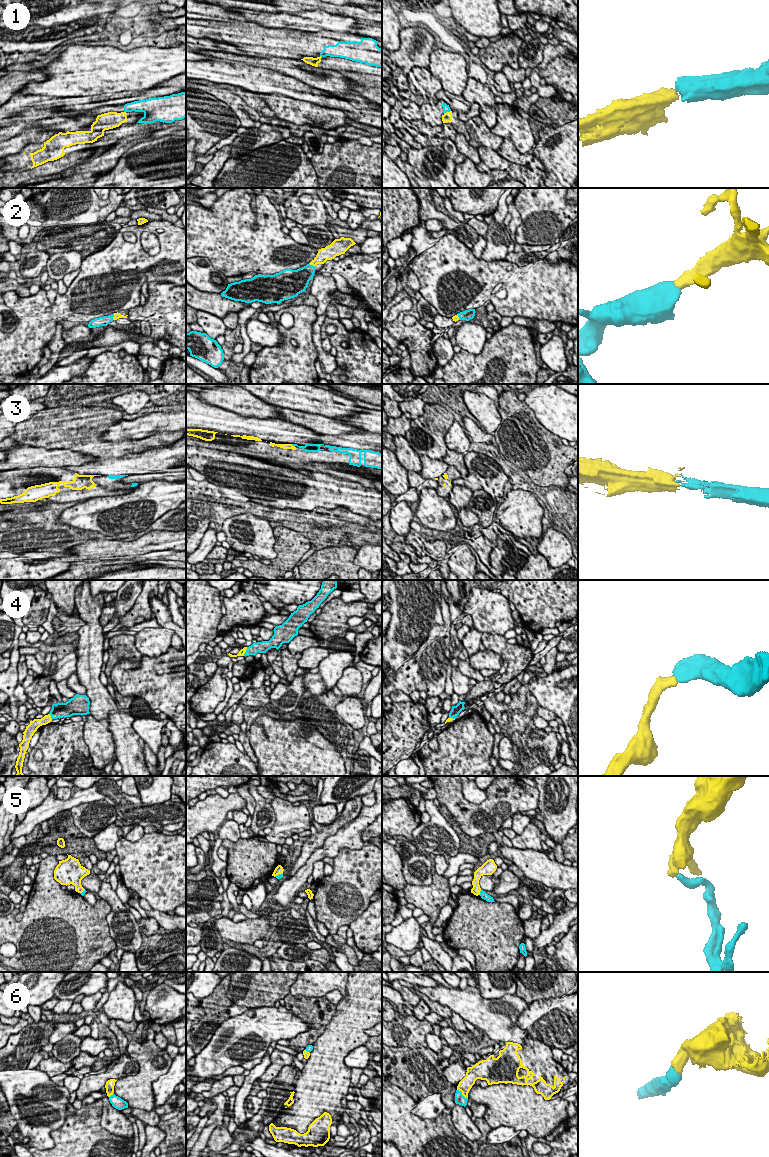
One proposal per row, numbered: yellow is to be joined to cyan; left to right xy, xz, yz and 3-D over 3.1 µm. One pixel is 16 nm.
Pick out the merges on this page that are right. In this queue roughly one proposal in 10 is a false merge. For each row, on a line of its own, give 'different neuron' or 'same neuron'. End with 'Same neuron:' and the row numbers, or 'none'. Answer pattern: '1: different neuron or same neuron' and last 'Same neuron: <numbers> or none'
1: different neuron
2: same neuron
3: same neuron
4: same neuron
5: different neuron
6: same neuron
Same neuron: 2, 3, 4, 6

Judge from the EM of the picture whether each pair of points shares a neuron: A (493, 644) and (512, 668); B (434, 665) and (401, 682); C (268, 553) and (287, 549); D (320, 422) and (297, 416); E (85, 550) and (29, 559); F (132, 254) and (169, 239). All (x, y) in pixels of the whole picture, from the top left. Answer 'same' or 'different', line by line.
A: same
B: same
C: different
D: same
E: different
F: same

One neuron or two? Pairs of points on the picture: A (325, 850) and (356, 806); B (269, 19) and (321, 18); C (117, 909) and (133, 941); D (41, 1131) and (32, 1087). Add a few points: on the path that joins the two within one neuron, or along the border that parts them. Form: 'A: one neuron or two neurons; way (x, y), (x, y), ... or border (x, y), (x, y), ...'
A: two neurons; border (359, 812), (323, 842)
B: one neuron; way (282, 20), (308, 23)
C: one neuron; way (120, 917), (126, 933)
D: one neuron; way (26, 1124), (14, 1104), (17, 1093)

